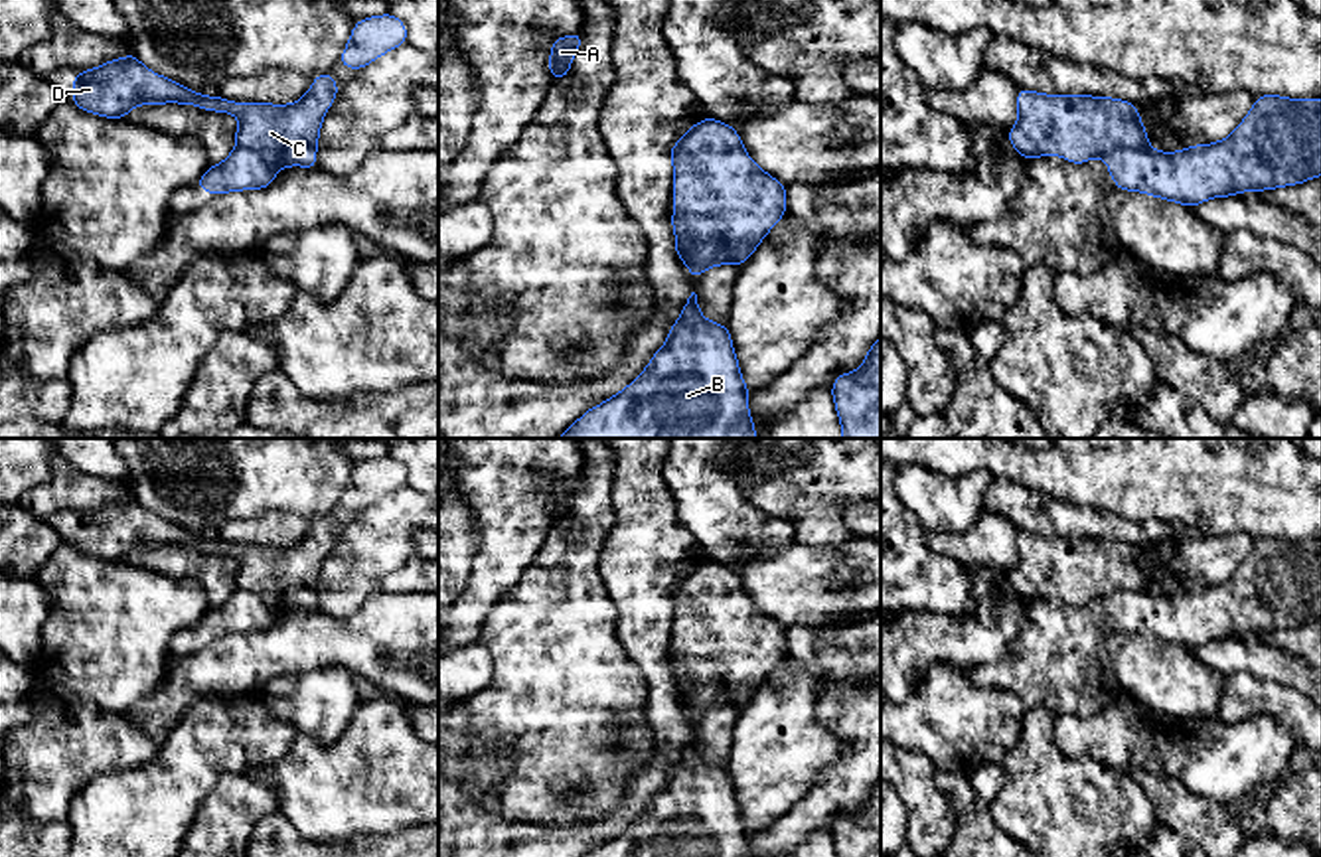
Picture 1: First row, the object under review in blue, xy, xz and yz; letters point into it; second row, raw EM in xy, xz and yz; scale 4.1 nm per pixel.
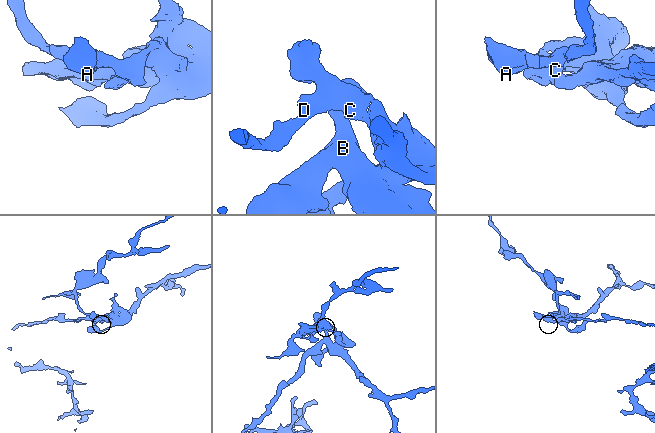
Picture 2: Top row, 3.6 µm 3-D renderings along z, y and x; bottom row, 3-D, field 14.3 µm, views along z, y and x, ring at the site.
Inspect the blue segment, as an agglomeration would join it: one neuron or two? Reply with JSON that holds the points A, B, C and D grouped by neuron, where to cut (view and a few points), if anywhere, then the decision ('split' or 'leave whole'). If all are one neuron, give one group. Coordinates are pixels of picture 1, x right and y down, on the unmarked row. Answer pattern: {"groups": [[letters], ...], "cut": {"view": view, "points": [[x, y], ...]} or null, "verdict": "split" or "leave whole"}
{"groups": [["A", "C", "D"], ["B"]], "cut": {"view": "yz", "points": [[1152, 591], [1116, 591], [1106, 599]]}, "verdict": "split"}

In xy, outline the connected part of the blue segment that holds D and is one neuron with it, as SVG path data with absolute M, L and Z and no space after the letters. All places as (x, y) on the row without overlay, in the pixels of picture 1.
M134 496L107 504L73 519L73 547L107 561L124 561L136 547L182 545L239 561L237 588L257 594L276 614L286 608L316 612L318 577L324 555L338 539L330 515L316 517L296 545L233 545L182 529L144 509Z

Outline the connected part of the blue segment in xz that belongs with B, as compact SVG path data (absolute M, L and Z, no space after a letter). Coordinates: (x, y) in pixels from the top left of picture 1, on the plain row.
M691 735L648 810L584 857L750 857L748 837L727 768L705 762Z

